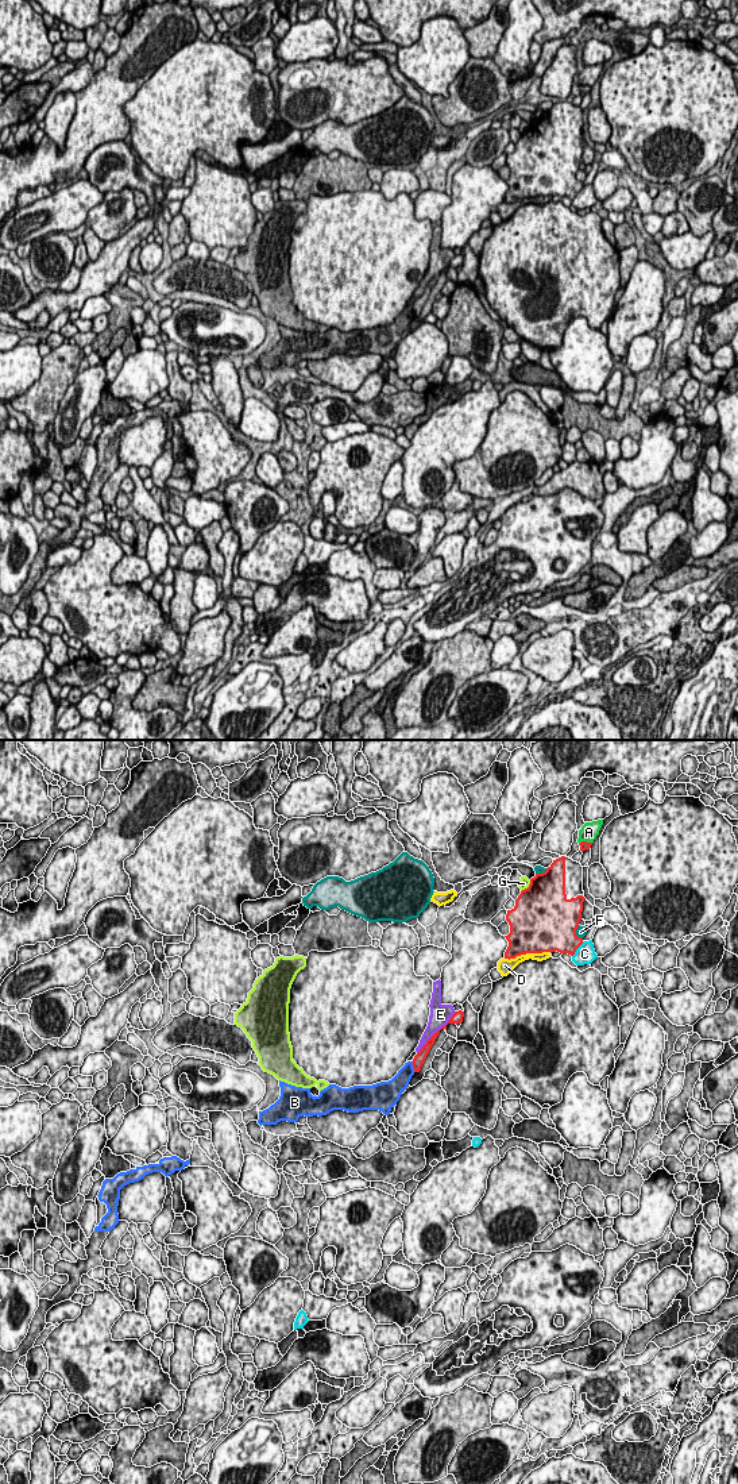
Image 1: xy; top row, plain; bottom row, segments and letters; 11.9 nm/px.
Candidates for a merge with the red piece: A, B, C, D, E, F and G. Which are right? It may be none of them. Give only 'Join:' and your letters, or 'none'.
Join: none

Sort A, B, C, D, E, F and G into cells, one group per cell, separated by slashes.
A / B E / C / D / F / G

